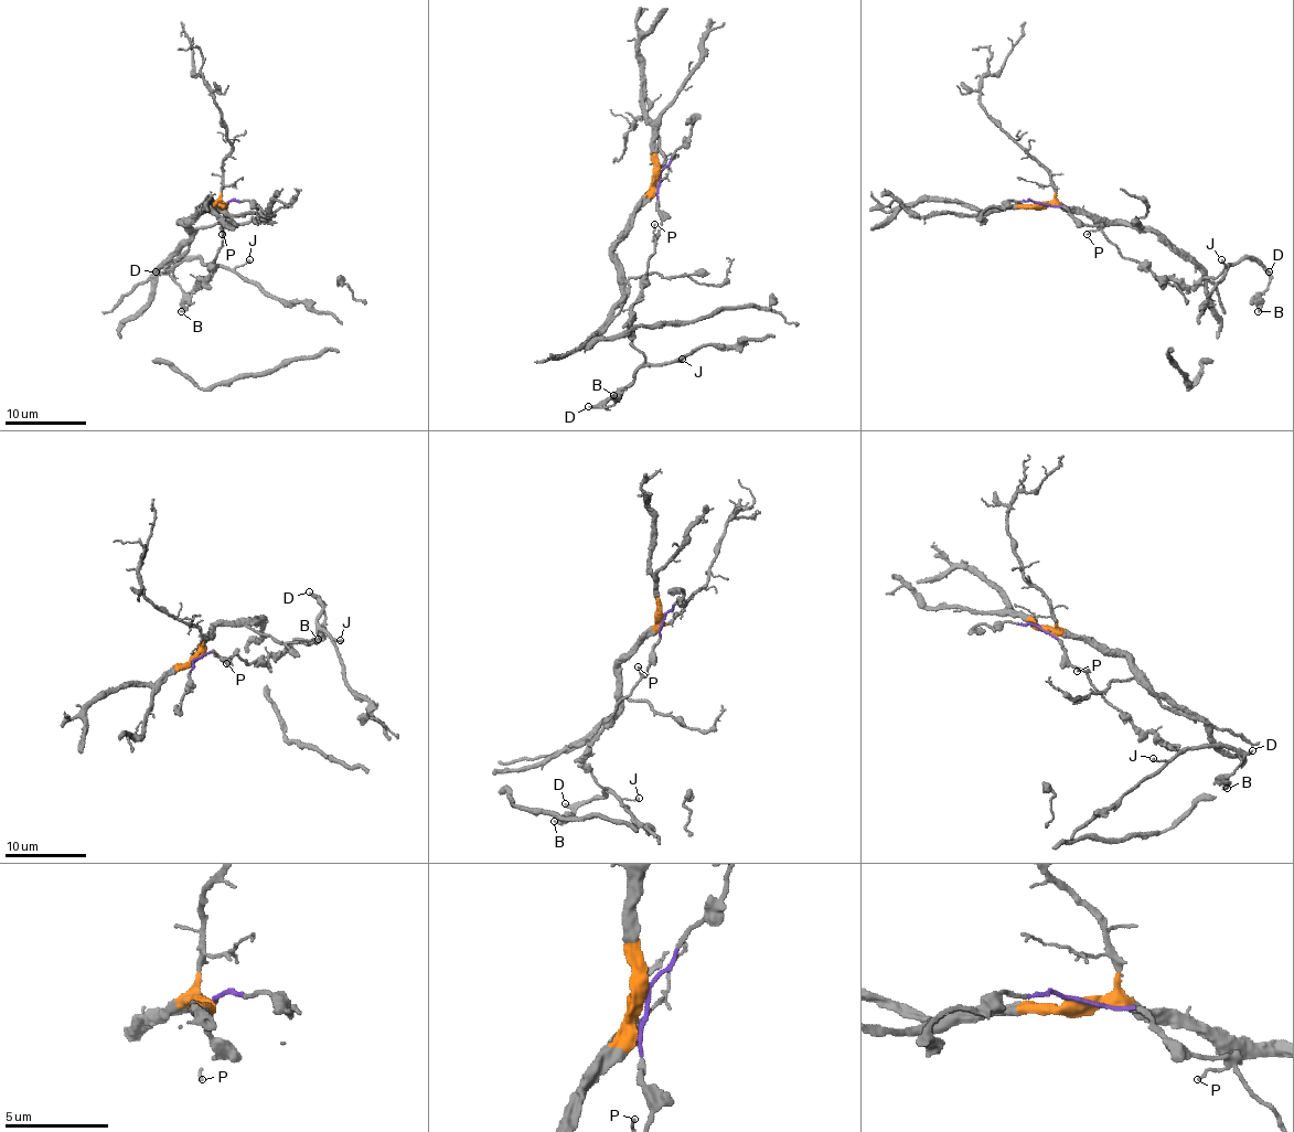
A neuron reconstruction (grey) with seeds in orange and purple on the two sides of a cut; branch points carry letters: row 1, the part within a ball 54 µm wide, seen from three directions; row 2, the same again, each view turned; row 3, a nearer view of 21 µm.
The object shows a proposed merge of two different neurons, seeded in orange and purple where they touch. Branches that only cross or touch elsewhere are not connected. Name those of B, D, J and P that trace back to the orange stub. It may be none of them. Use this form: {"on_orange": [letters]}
{"on_orange": []}

